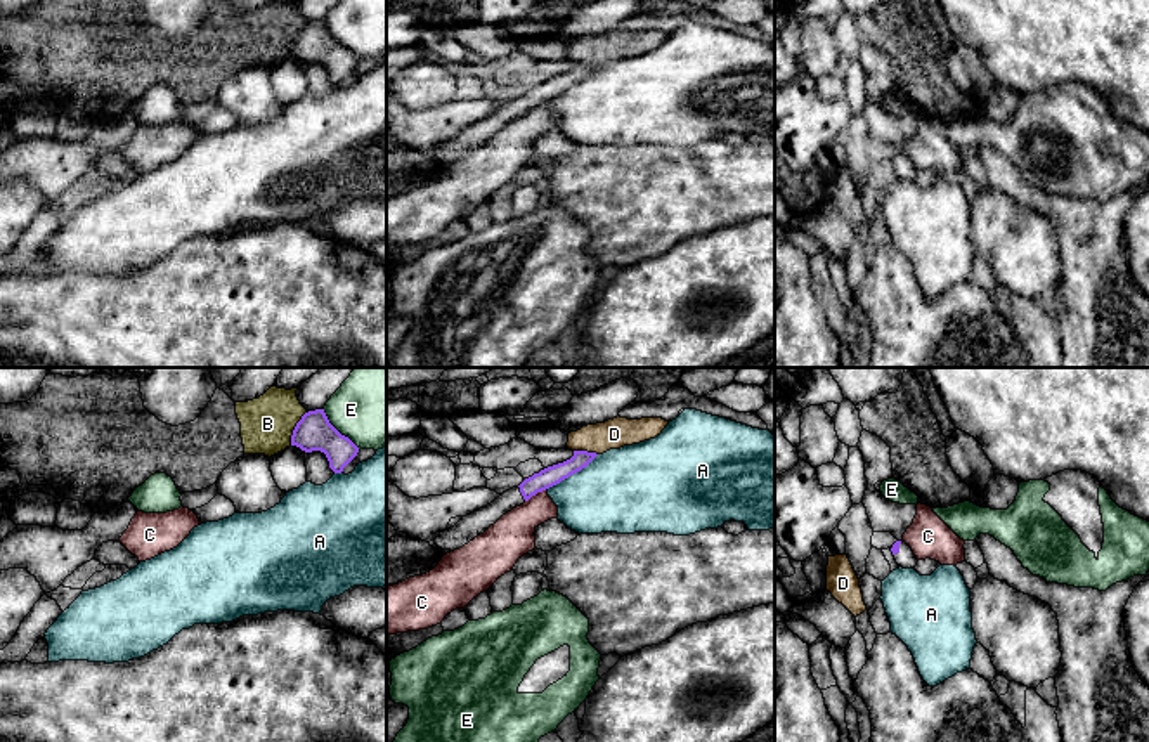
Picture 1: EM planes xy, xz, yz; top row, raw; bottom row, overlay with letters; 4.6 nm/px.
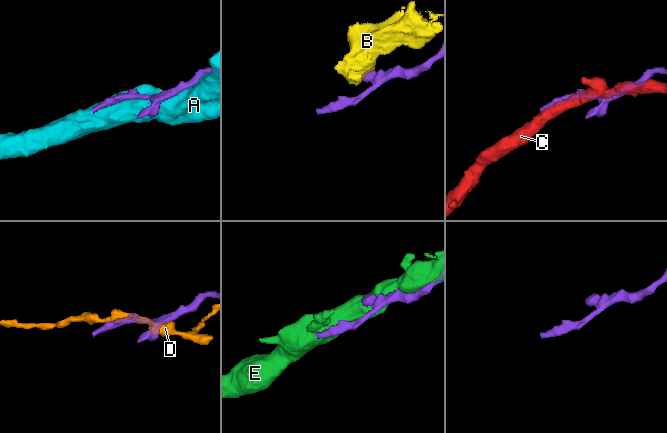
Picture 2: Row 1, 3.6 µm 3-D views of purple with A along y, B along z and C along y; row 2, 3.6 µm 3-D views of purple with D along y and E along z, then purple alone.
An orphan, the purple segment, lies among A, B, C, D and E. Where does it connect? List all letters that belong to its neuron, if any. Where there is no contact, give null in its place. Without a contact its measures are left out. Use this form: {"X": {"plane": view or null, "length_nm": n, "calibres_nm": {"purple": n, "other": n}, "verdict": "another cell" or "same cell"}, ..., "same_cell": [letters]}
{"A": {"plane": "xz", "length_nm": 300, "calibres_nm": {"purple": 90, "other": 380}, "verdict": "another cell"}, "B": {"plane": "xy", "length_nm": 180, "calibres_nm": {"purple": 170, "other": 240}, "verdict": "another cell"}, "C": {"plane": "xz", "length_nm": 110, "calibres_nm": {"purple": 90, "other": 200}, "verdict": "another cell"}, "D": {"plane": "xz", "length_nm": 110, "calibres_nm": {"purple": 90, "other": 140}, "verdict": "another cell"}, "E": {"plane": "xy", "length_nm": 260, "calibres_nm": {"purple": 170, "other": 400}, "verdict": "another cell"}, "same_cell": []}

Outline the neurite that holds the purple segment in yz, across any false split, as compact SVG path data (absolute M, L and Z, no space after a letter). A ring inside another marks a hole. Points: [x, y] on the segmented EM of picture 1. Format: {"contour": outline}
{"contour": "M896 541L891 548L894 560L903 569L915 569L917 556L913 555L912 548L905 541Z"}

